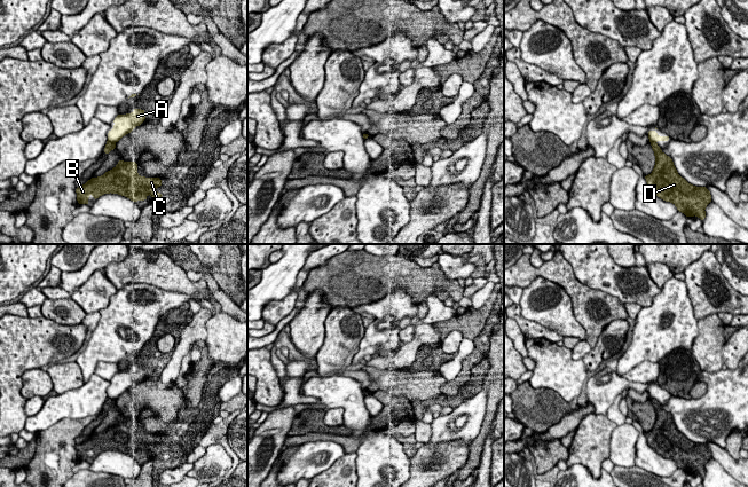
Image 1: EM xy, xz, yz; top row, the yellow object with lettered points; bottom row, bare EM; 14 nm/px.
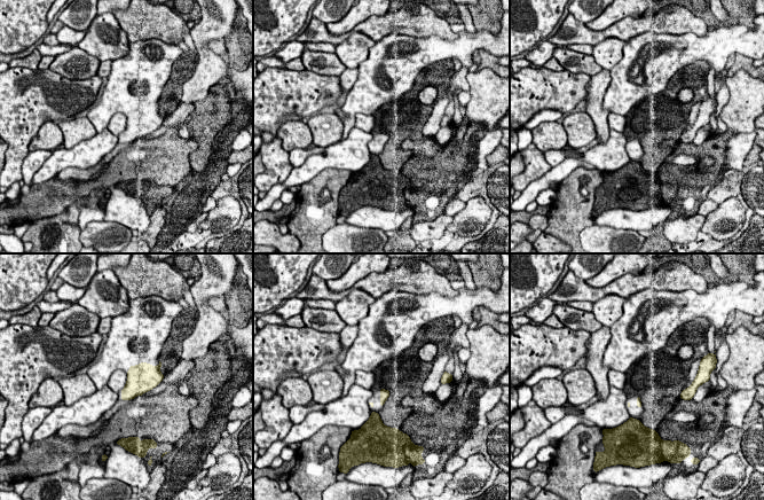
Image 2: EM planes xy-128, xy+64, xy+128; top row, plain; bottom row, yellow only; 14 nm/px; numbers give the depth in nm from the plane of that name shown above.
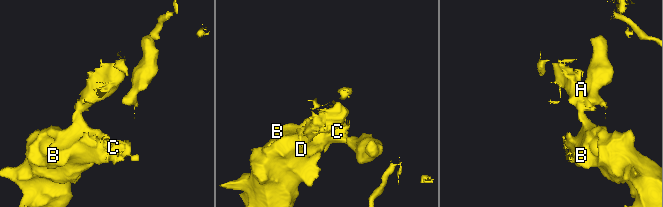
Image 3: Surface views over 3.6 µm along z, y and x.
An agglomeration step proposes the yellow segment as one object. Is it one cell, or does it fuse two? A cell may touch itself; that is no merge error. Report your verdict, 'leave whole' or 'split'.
split

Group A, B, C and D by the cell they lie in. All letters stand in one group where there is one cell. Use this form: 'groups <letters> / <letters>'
groups A / B C D

